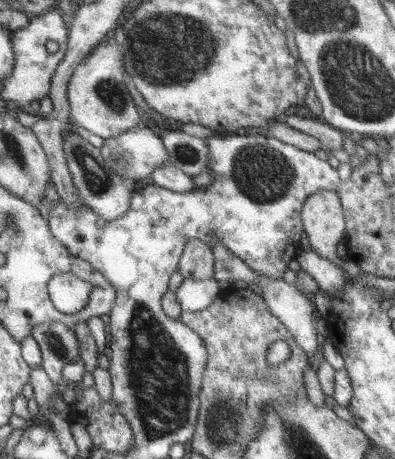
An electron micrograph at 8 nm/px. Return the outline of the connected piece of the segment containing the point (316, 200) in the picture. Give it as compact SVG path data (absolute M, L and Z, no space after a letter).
M319 190L305 200L301 210L301 220L305 222L305 234L309 238L309 248L329 262L339 262L335 248L343 240L343 214L339 198L329 190Z

